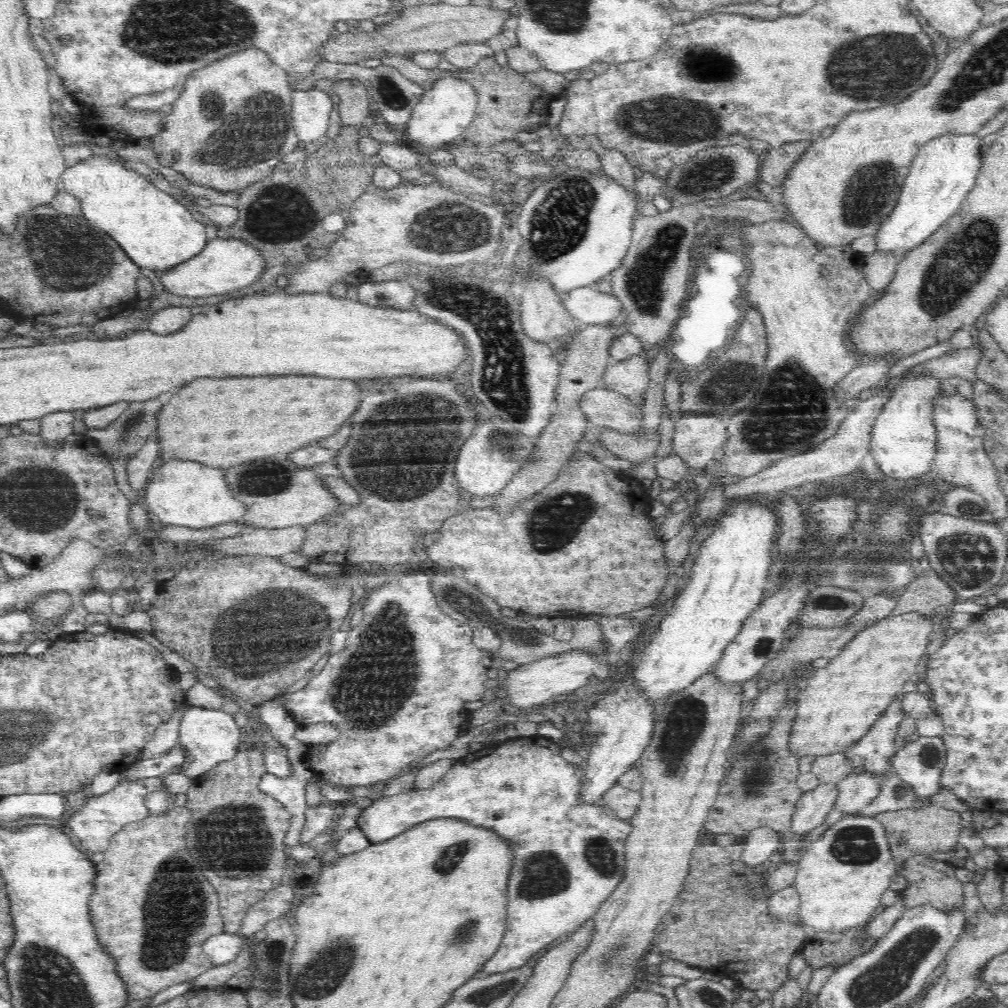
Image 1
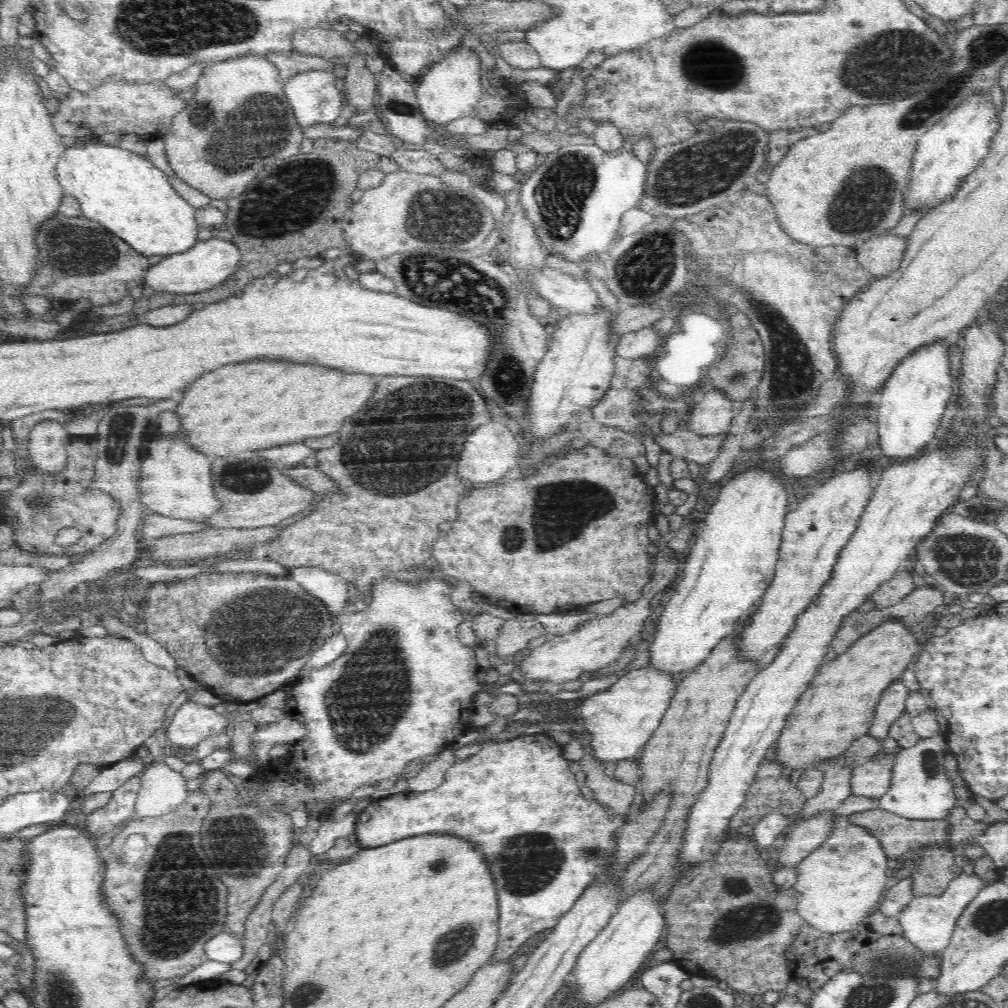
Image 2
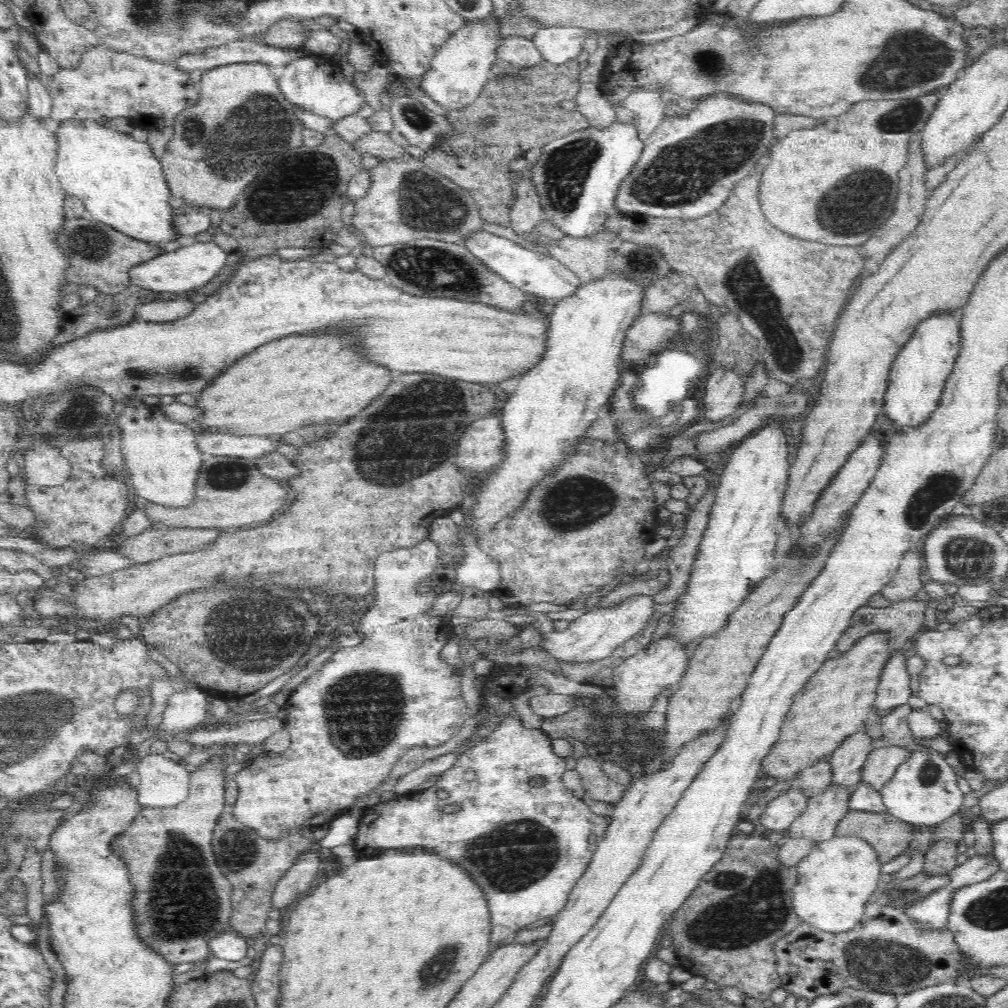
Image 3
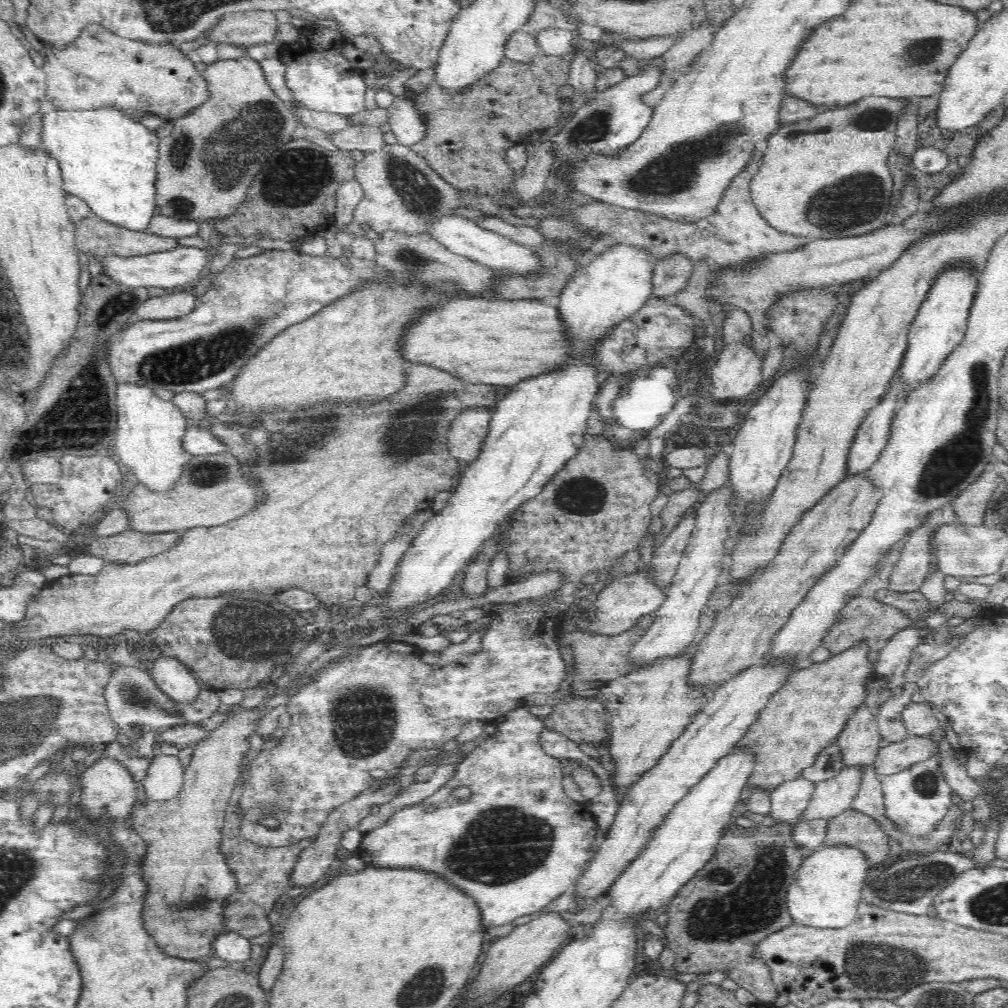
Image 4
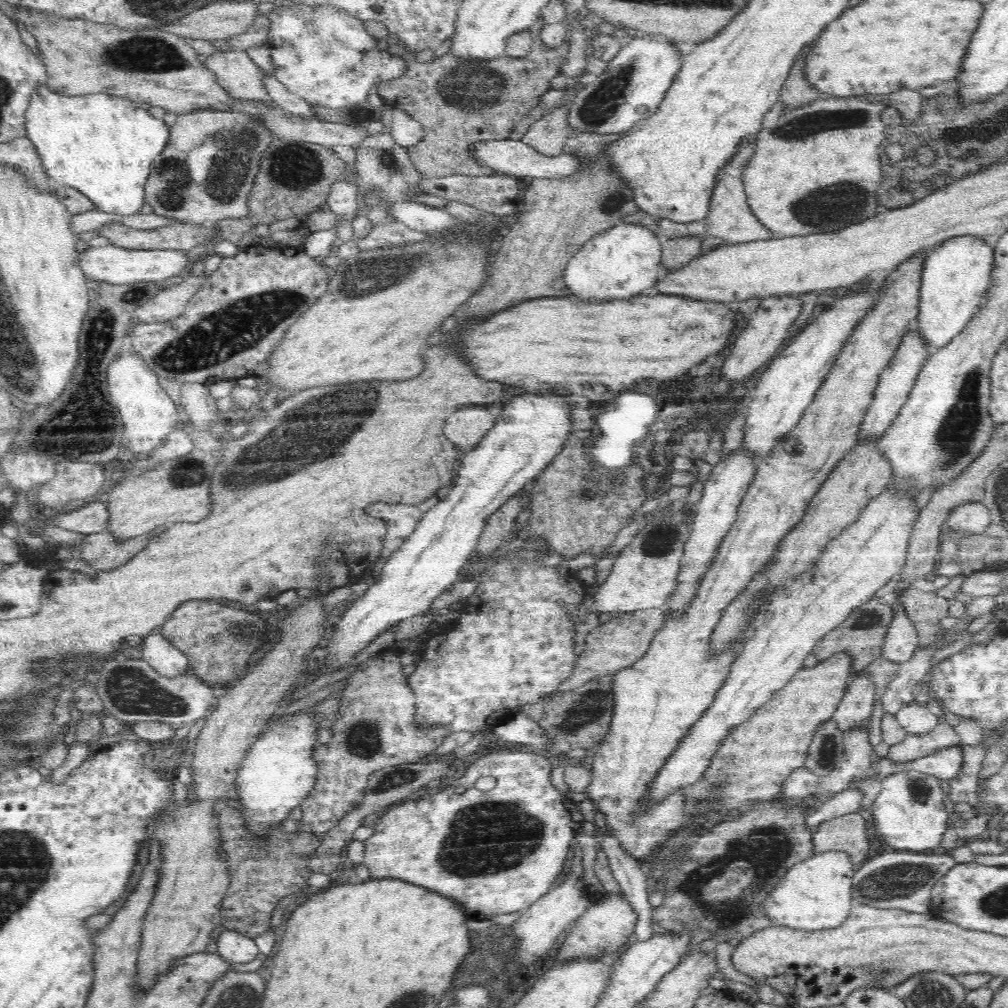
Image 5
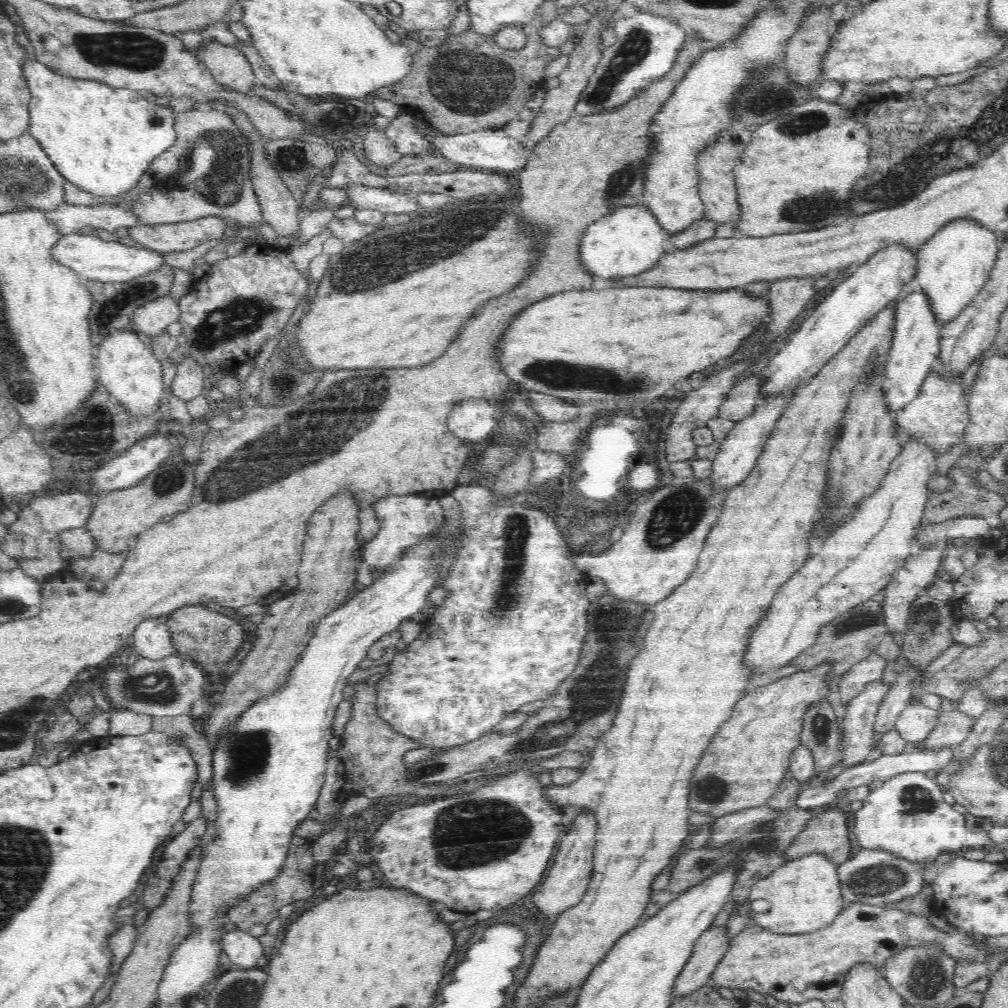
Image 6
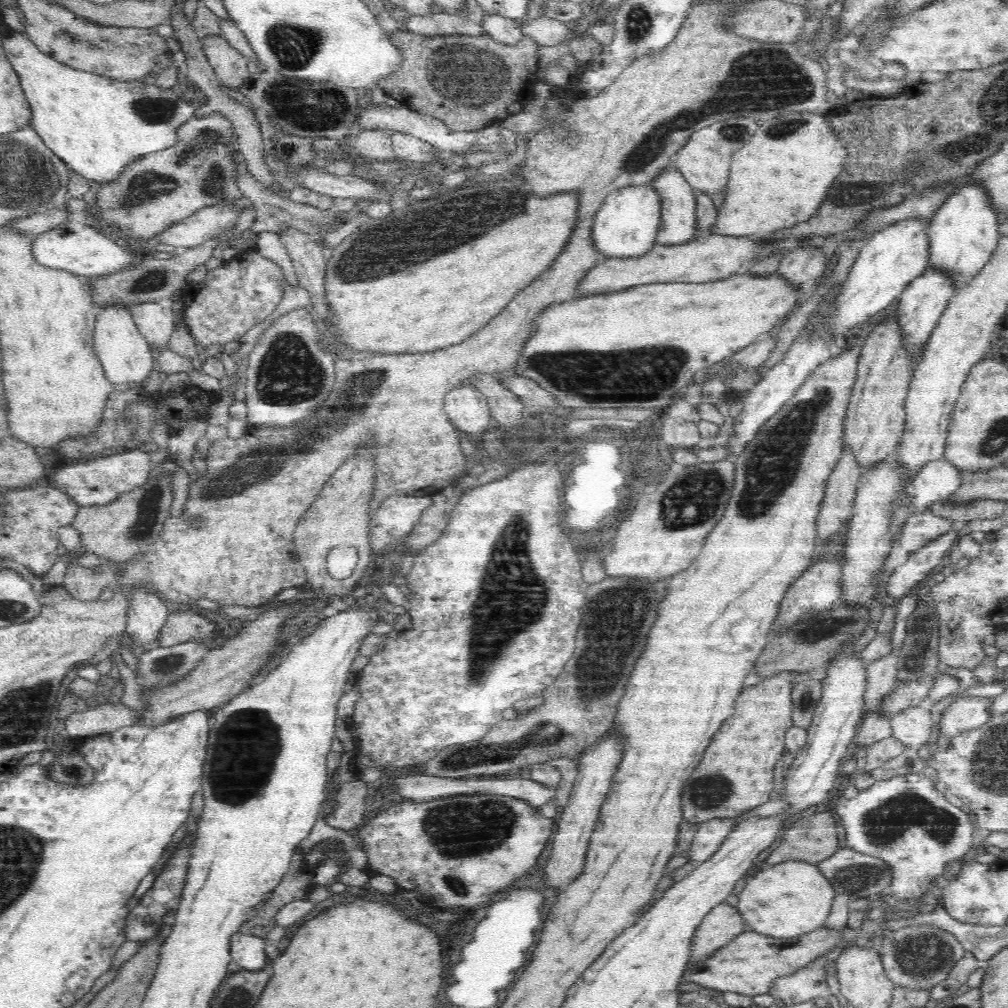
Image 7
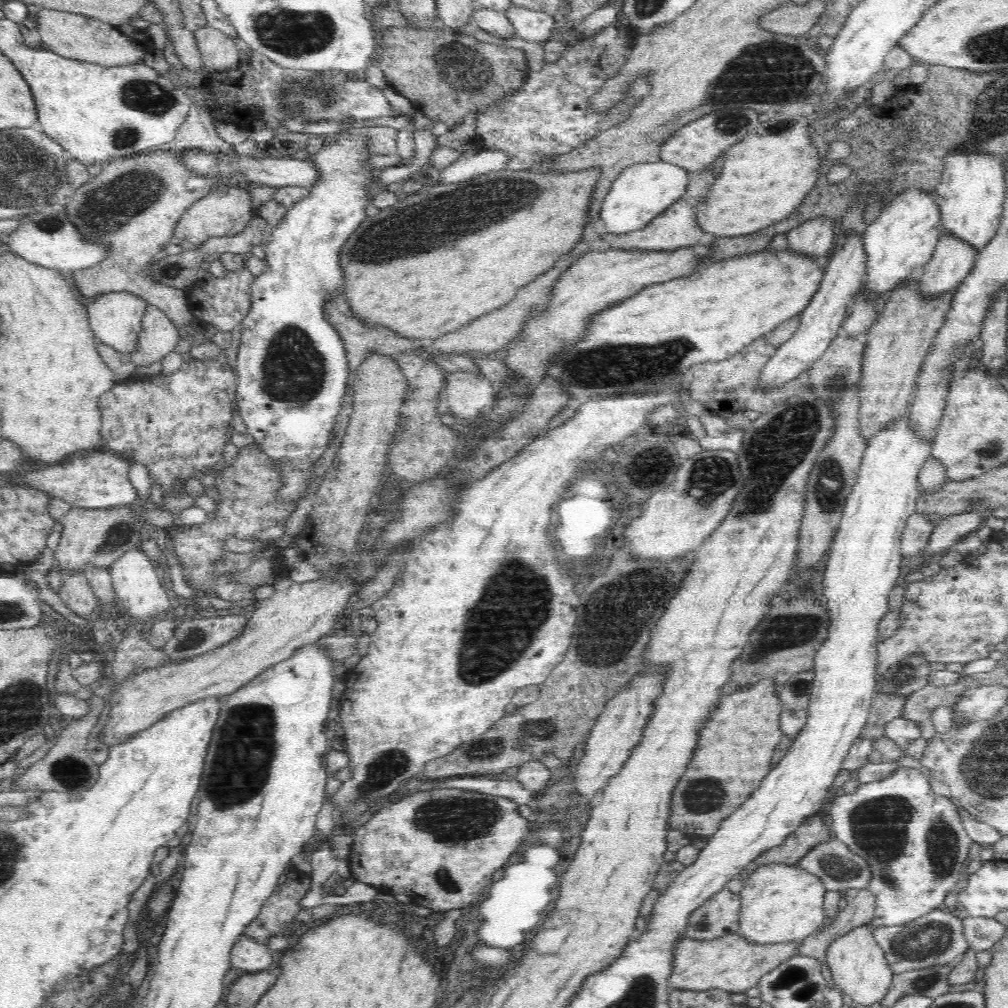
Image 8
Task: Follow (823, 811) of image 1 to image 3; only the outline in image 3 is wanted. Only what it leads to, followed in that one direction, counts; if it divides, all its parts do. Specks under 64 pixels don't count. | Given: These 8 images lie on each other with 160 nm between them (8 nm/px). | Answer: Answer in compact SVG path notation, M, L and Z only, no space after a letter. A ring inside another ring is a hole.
M866 730L852 734L831 755L828 756L832 769L833 784L839 784L846 790L854 792L861 783L861 768L872 749L877 744L867 736Z

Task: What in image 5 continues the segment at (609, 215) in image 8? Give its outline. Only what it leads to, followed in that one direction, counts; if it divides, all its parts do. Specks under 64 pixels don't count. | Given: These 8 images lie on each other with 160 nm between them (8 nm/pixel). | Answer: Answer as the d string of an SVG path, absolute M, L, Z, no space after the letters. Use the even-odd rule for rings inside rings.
M614 223L612 228L592 236L586 240L586 244L582 245L583 248L568 260L568 266L563 276L571 296L575 296L579 300L589 300L589 302L594 302L594 300L595 302L630 300L630 298L642 294L646 288L654 286L663 273L661 266L663 244L660 243L658 236L641 224Z

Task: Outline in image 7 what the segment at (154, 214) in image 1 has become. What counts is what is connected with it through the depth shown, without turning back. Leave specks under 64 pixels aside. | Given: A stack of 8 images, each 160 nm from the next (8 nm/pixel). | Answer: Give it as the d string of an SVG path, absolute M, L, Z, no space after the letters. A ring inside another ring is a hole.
M11 30L10 33L12 35L3 40L3 48L20 77L32 110L31 127L40 135L44 144L68 164L71 172L89 181L98 184L114 182L134 160L170 148L177 142L177 128L195 117L197 110L204 106L204 101L195 94L188 98L176 95L172 89L161 89L152 81L114 80L98 73L70 68L70 65L62 64L38 49L24 32Z

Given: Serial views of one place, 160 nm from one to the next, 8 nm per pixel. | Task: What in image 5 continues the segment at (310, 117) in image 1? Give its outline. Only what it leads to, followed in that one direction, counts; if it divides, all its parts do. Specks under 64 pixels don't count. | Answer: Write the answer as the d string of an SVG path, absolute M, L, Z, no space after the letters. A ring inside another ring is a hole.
M276 6L266 17L271 24L267 46L271 49L273 75L292 95L301 96L310 105L332 109L360 105L367 101L374 84L406 72L403 58L376 49L378 40L366 32L364 22L332 6Z

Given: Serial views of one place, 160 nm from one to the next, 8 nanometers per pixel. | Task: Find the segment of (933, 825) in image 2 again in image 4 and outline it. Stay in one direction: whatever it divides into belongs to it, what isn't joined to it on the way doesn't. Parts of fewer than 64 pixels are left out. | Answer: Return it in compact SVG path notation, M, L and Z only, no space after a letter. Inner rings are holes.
M850 808L848 811L842 812L838 816L829 820L826 830L826 838L824 838L823 846L846 845L858 848L866 855L866 861L870 866L878 865L890 858L890 837L881 828L880 823L876 819Z

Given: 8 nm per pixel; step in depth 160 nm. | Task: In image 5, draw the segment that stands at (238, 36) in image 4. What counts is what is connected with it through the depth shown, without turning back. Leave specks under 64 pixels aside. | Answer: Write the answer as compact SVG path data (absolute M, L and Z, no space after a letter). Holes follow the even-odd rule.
M219 1L197 12L182 16L182 18L170 22L170 24L162 23L163 28L160 30L184 39L199 39L208 42L221 39L226 40L242 35L247 30L250 30L250 26L254 24L258 12L258 6L252 1Z

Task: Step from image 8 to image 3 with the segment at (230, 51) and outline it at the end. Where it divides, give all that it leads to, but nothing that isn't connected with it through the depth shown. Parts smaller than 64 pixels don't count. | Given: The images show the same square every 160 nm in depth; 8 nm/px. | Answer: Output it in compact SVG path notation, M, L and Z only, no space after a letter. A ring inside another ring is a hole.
M251 62L217 66L203 71L198 85L198 104L175 118L174 133L160 158L162 170L171 196L185 200L183 210L227 209L260 176L262 164L270 164L274 156L303 145L301 132L305 126L295 116L295 106L283 95L269 64Z

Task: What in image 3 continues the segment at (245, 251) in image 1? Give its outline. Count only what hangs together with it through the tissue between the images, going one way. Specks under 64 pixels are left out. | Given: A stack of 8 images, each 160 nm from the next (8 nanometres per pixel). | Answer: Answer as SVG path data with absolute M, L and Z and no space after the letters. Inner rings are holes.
M214 241L199 242L175 252L160 254L152 260L136 264L130 268L130 282L147 292L186 292L208 284L225 266L228 252L217 246Z

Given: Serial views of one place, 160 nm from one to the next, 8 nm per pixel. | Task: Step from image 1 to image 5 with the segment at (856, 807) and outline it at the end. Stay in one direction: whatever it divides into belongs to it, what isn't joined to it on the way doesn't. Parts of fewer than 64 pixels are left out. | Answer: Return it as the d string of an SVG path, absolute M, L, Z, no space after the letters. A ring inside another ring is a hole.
M940 723L931 732L926 734L907 734L902 742L893 744L885 758L896 764L904 764L916 758L930 756L940 749L960 744L959 735L954 731L954 726Z

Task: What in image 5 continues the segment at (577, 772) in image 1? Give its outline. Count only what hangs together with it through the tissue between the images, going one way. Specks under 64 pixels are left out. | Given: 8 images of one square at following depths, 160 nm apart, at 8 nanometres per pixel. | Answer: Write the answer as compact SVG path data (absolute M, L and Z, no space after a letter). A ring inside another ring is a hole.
M498 748L498 750L488 752L488 754L475 759L468 766L468 770L464 772L464 776L458 778L458 780L454 780L452 786L448 786L446 790L442 790L442 792L438 792L434 796L417 798L416 800L405 800L404 802L393 804L375 824L374 834L364 841L365 853L363 864L368 868L371 878L398 878L398 880L404 880L406 882L412 882L412 884L418 884L418 886L424 886L424 888L430 888L430 890L434 890L434 892L438 892L442 896L452 898L458 905L464 907L464 911L467 914L466 917L470 920L488 920L488 918L498 916L498 914L510 914L510 912L516 911L522 912L531 904L534 904L536 900L548 894L554 888L558 876L562 876L566 872L567 869L564 868L564 862L571 858L569 844L574 842L576 832L578 832L578 828L582 826L582 822L584 821L577 803L572 801L566 794L558 792L552 785L550 772L552 773L555 763L556 760L550 760L550 758L535 754L534 752ZM483 776L493 776L496 779L496 786L488 791L476 789L474 786L476 780Z

